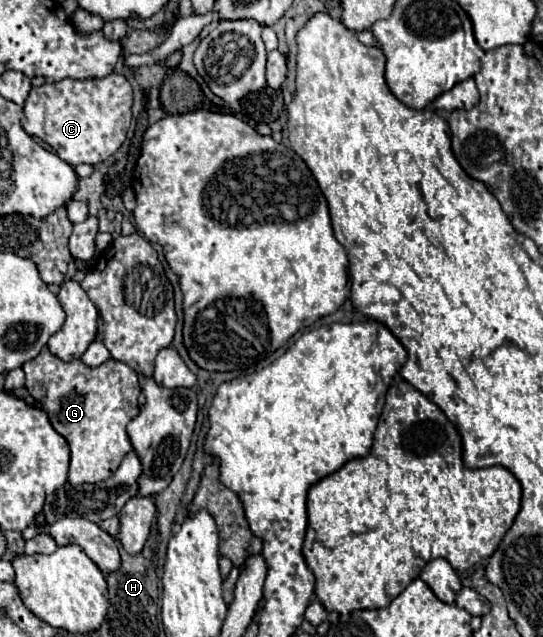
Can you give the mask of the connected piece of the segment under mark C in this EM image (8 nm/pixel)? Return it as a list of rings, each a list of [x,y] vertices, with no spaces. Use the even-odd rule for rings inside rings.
[[[114,71],[98,79],[62,79],[58,83],[32,87],[24,103],[24,117],[22,117],[26,133],[48,143],[58,155],[66,155],[64,161],[70,165],[80,165],[80,163],[96,165],[106,161],[124,143],[130,121],[132,121],[132,85],[124,75]]]

